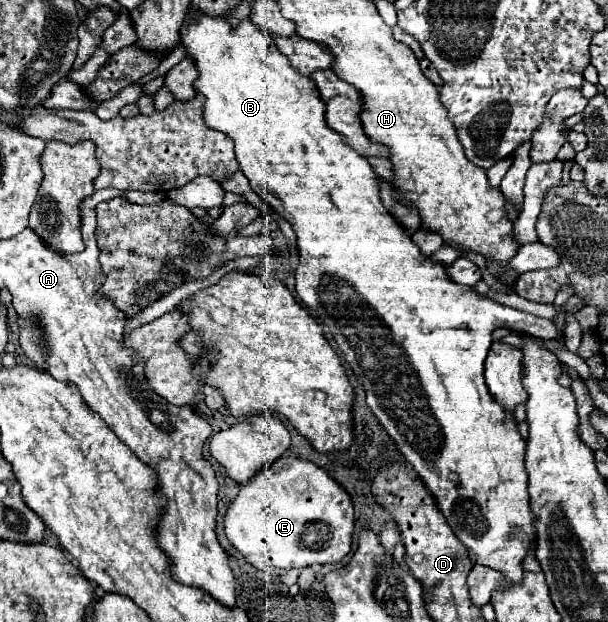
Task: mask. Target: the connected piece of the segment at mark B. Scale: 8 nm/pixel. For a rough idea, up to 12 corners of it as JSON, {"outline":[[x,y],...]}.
{"outline":[[185,20],[299,298],[477,564],[523,578],[483,364],[551,320],[447,278],[253,22]]}

